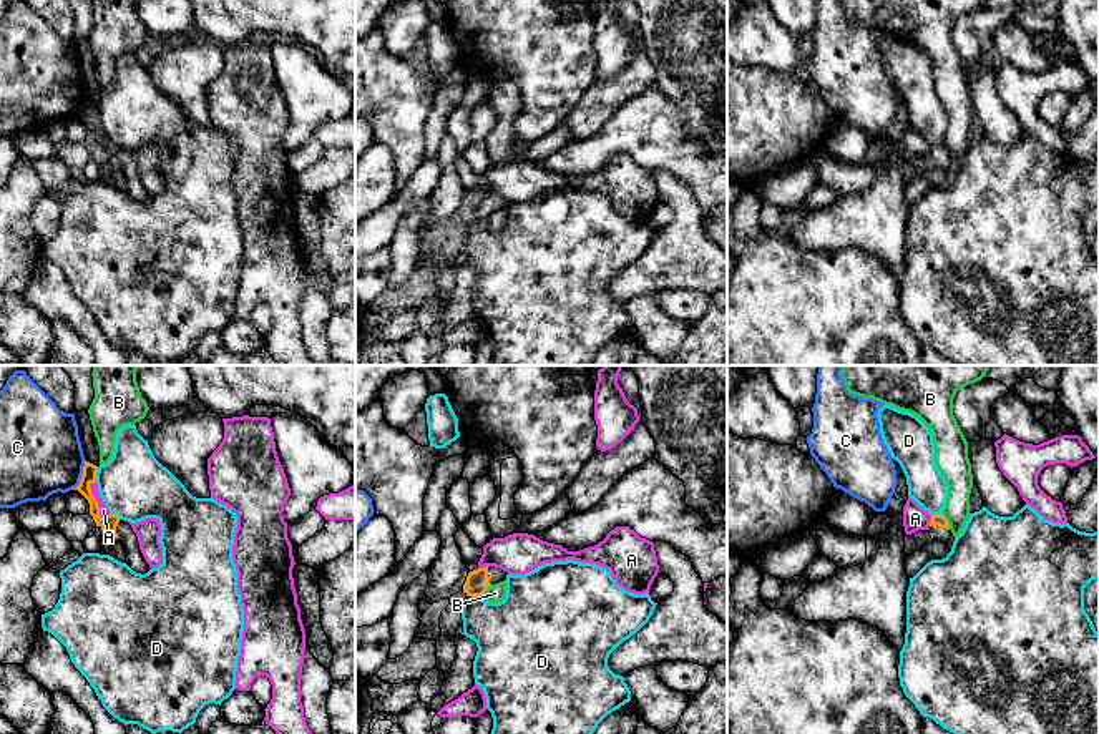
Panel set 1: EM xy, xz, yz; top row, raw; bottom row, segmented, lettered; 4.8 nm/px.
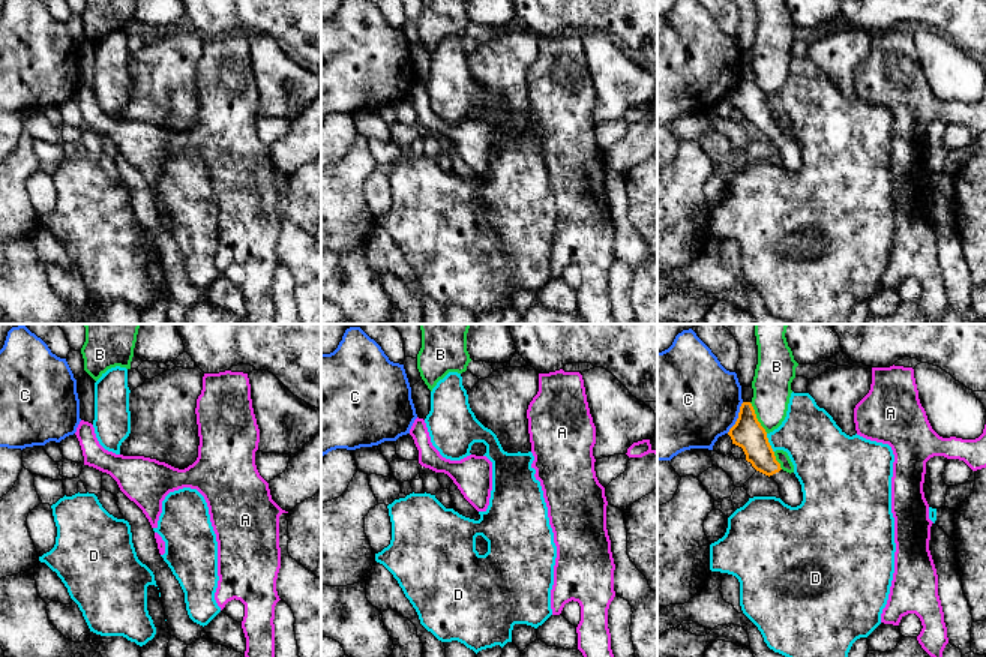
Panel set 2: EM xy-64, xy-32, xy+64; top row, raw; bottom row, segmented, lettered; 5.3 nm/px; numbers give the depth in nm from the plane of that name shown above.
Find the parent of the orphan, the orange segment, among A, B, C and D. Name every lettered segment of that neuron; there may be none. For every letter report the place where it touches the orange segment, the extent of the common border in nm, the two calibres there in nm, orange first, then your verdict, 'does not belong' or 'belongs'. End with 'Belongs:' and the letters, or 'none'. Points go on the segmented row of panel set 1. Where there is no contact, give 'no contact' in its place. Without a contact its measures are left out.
A: xy (95, 500) | 190 nm | 80/50 nm | does not belong
B: yz (947, 522) | 90 nm | 60/140 nm | does not belong
C: xy (82, 475) | 160 nm | 70/400 nm | does not belong
D: xy (95, 474) | 70 nm | 80/320 nm | does not belong
Belongs: none

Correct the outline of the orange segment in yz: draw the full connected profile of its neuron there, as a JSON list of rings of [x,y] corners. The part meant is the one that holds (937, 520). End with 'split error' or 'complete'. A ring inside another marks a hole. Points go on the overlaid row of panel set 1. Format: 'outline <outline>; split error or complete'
outline [[[943,513],[931,515],[931,521],[930,521],[928,531],[930,531],[930,535],[931,535],[933,540],[941,541],[941,543],[946,543],[948,545],[948,550],[951,551],[955,536],[951,533],[950,523],[943,516]]]; split error

